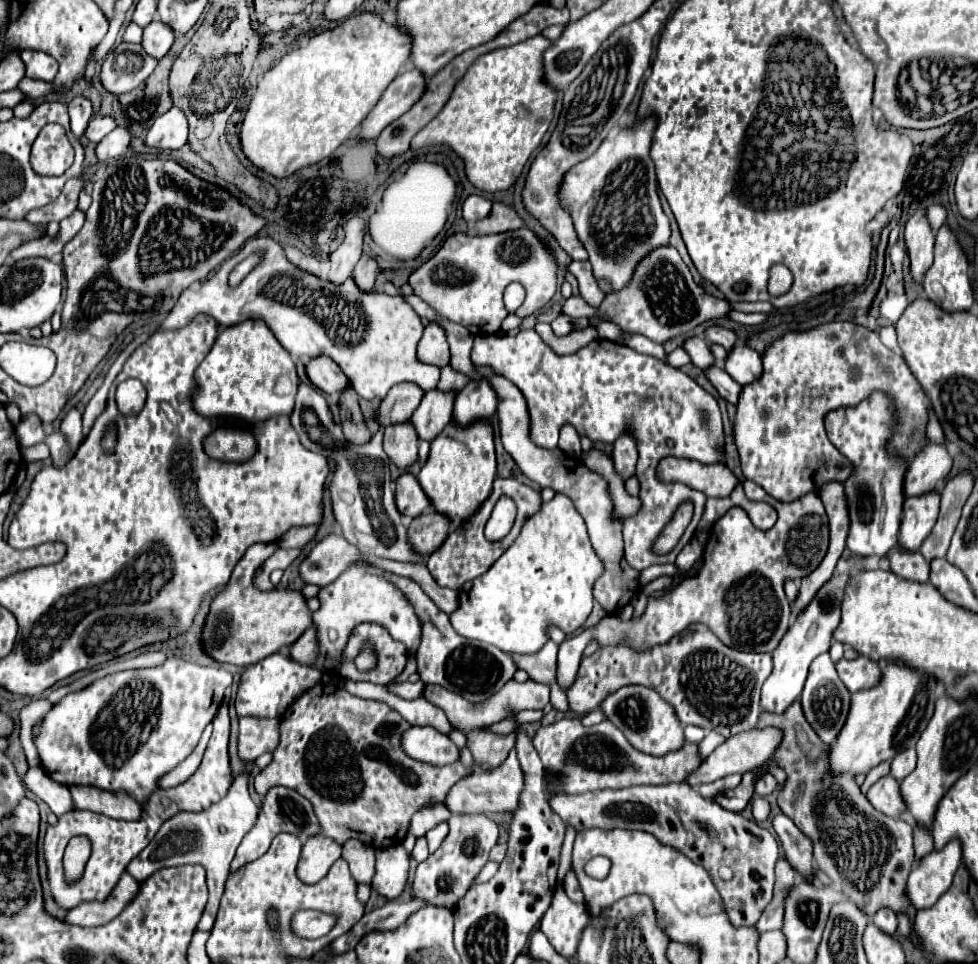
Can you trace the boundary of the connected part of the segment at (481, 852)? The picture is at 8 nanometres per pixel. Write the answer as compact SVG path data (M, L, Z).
M451 815L449 817L449 835L441 843L441 847L429 855L423 863L417 865L415 879L411 883L413 899L425 901L433 907L453 911L463 899L463 895L469 891L469 887L475 883L475 877L489 861L489 851L499 841L499 827L493 819L487 815Z

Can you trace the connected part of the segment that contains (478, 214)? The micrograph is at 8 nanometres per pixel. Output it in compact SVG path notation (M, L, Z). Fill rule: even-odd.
M469 195L463 203L463 219L467 223L475 223L483 217L487 217L491 211L491 201L481 195Z

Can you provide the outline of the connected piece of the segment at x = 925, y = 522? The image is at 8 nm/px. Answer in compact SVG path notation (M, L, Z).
M931 491L927 495L905 499L903 503L903 521L899 531L899 549L919 551L923 539L931 535L939 513L939 493Z

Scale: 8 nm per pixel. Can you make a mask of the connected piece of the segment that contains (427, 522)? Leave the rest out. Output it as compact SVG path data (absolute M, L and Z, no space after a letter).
M437 511L415 517L407 529L415 551L421 555L431 555L447 539L449 531L451 519Z

